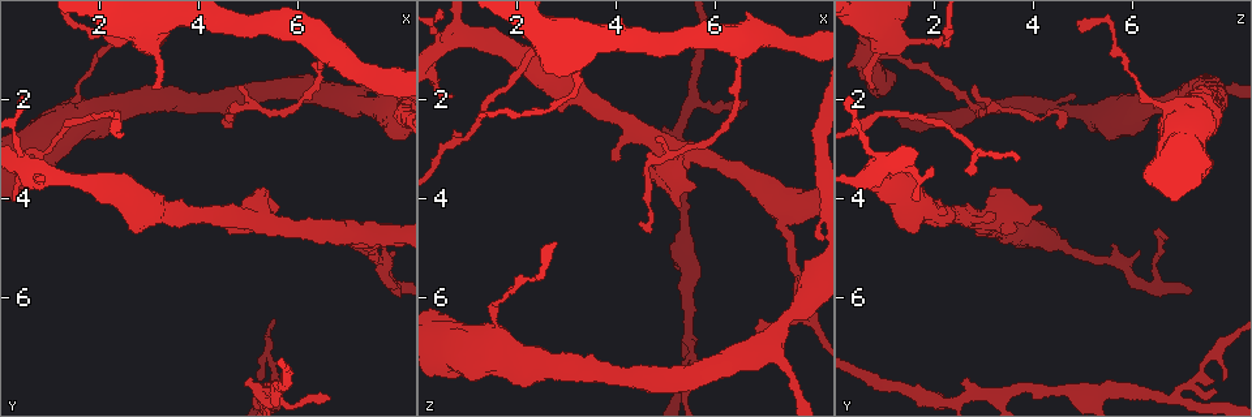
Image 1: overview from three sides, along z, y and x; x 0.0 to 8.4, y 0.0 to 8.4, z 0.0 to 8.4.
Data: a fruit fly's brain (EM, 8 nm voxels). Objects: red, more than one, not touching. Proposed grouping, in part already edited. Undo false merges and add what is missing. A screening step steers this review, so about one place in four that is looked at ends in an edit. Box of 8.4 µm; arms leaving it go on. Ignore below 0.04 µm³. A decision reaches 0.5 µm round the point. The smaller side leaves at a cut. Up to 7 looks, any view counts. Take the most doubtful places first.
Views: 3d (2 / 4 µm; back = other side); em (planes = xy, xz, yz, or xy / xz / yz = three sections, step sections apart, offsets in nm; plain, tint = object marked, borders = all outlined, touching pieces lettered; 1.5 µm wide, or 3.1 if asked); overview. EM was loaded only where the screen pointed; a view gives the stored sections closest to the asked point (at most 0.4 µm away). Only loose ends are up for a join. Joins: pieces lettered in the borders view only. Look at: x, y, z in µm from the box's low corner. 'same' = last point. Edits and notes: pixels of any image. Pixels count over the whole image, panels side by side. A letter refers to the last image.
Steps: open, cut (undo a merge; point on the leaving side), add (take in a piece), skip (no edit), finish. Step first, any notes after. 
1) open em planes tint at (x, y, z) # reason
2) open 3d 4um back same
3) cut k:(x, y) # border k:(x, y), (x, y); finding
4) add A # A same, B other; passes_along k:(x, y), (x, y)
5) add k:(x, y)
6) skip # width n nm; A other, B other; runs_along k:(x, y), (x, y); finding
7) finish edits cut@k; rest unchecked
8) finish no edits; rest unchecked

open em planes plain at (5.35, 3.80, 3.25) # branch stops here

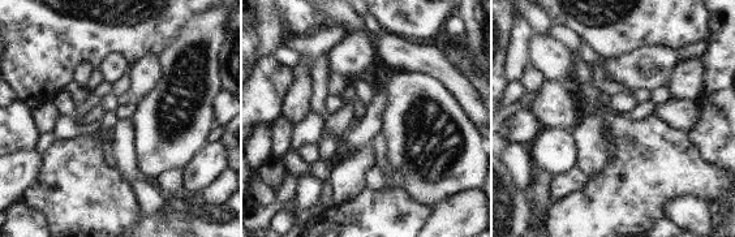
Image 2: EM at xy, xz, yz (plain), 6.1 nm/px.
open em planes borders same # what lies round it

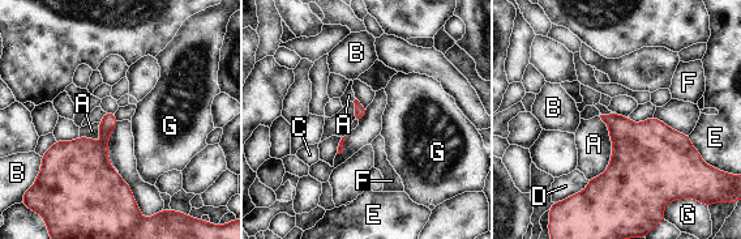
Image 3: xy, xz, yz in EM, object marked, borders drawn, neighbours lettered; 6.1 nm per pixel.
skip # A other, B other, C other, D other, E other, F other, G other; none of them fits

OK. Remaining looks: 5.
open 3d 2um back at (4.80, 1.75, 2.75) # branch stops here

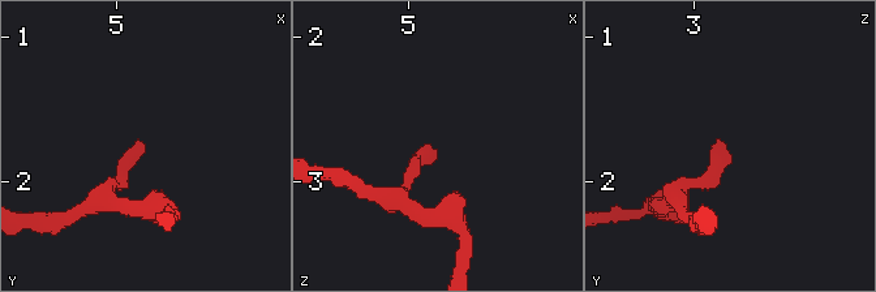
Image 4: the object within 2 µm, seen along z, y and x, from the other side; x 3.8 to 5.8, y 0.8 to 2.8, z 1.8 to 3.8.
open em xy step 4 borders at (4.82, 1.68, 2.80) # shape alone is not enough

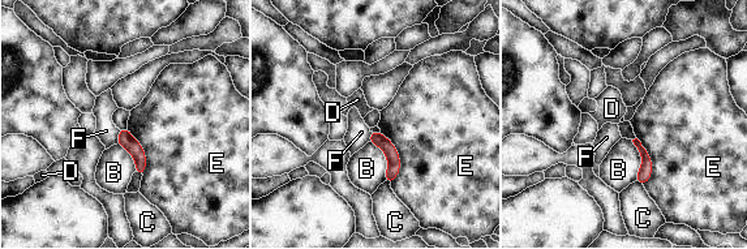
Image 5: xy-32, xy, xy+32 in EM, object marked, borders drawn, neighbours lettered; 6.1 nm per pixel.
open em xz step 4 borders same

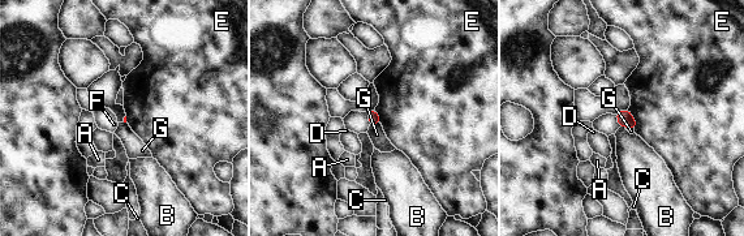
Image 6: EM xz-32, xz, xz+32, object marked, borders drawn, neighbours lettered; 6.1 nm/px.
skip # A other, B other, C other, D other, E other, F other, G other; no lettered piece goes on from it

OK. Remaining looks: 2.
open 3d 4um at (6.50, 1.10, 1.15) # two arms in line, one across

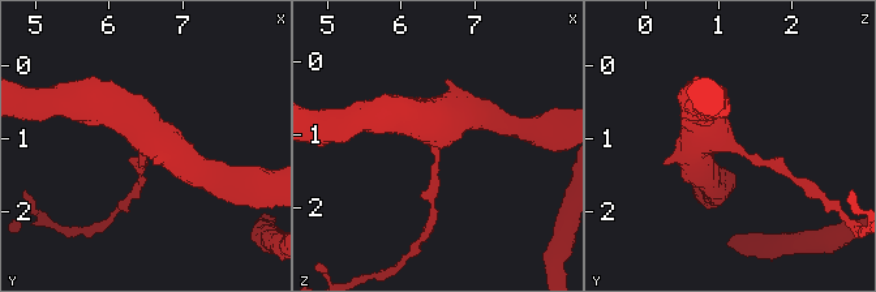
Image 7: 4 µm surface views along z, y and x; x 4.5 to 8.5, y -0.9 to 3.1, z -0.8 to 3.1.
open em planes borders at (6.45, 1.10, 1.05)

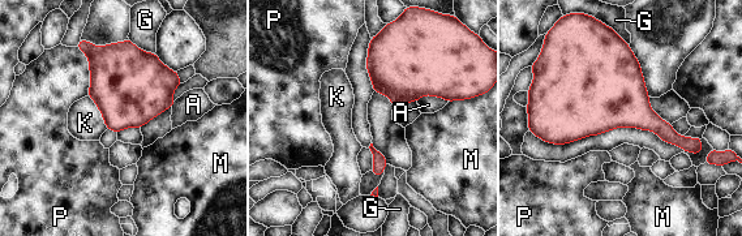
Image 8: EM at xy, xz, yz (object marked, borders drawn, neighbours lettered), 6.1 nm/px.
skip # A other, G other, K other, M other, P other; all the same neuron

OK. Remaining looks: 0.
finish no edits; rest unchecked

